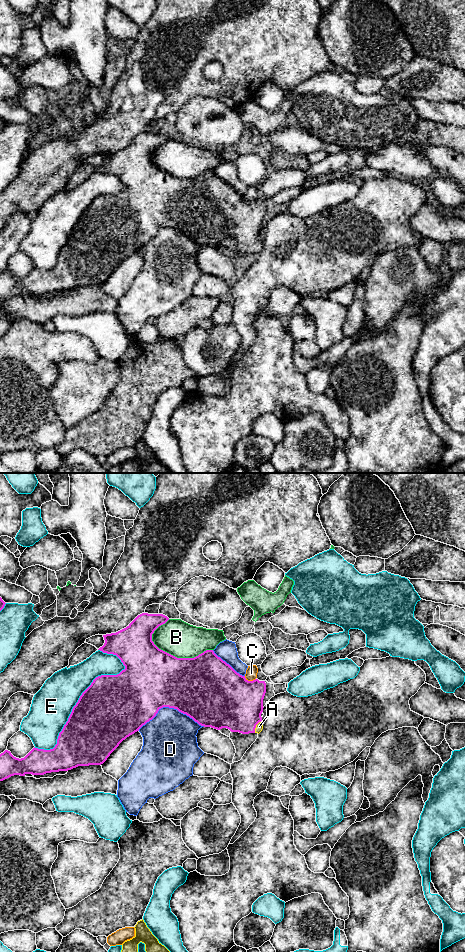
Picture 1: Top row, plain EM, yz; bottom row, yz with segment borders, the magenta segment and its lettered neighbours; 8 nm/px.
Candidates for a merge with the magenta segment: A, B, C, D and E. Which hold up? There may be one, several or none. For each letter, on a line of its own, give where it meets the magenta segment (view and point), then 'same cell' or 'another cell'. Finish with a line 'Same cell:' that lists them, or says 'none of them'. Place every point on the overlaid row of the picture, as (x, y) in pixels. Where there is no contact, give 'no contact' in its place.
A: contact yz (255, 726); same cell
B: contact yz (179, 658); another cell
C: contact yz (250, 681); another cell
D: contact yz (170, 707); another cell
E: contact yz (78, 700); another cell
Same cell: A

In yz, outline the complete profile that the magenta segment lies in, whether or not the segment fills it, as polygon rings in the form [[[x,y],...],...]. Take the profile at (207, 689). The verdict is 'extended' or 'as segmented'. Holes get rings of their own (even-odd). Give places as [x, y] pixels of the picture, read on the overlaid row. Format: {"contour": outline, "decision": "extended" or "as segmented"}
{"contour": [[[142,613],[126,628],[116,633],[103,635],[105,643],[98,650],[116,655],[125,669],[117,675],[101,675],[93,680],[73,707],[53,749],[44,750],[34,747],[21,759],[14,757],[8,750],[1,753],[0,781],[14,775],[44,775],[51,772],[68,771],[78,766],[101,765],[123,740],[139,731],[163,707],[177,709],[204,727],[217,730],[227,728],[231,732],[242,734],[259,734],[263,729],[261,714],[266,693],[265,681],[258,679],[248,681],[245,676],[237,673],[218,657],[213,650],[206,650],[194,658],[177,658],[159,649],[152,641],[152,634],[168,620],[169,618],[163,614]]], "decision": "extended"}

